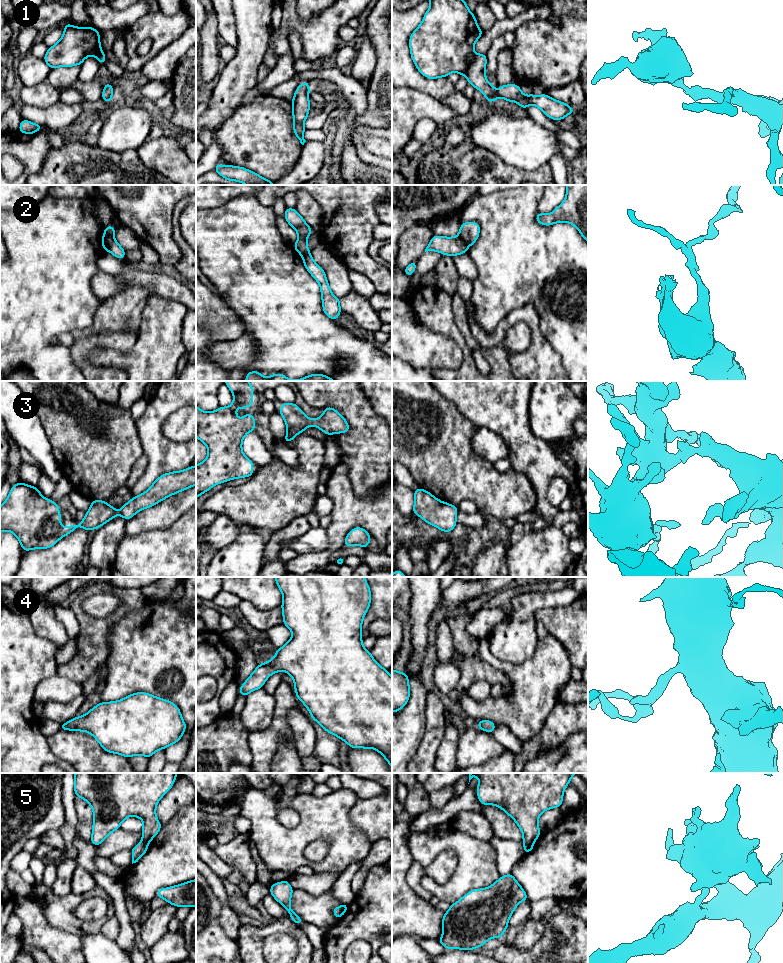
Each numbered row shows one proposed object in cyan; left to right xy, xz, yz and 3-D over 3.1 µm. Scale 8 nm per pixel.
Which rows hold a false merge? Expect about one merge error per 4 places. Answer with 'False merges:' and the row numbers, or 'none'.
False merges: 2, 5

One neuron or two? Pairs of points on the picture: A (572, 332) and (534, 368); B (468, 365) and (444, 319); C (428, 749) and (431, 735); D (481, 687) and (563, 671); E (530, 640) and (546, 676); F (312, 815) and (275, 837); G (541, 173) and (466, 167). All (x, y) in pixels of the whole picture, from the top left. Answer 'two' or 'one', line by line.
A: two
B: one
C: one
D: two
E: two
F: one
G: one

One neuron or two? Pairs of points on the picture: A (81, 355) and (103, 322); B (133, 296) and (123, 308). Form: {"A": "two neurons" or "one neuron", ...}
{"A": "two neurons", "B": "one neuron"}

